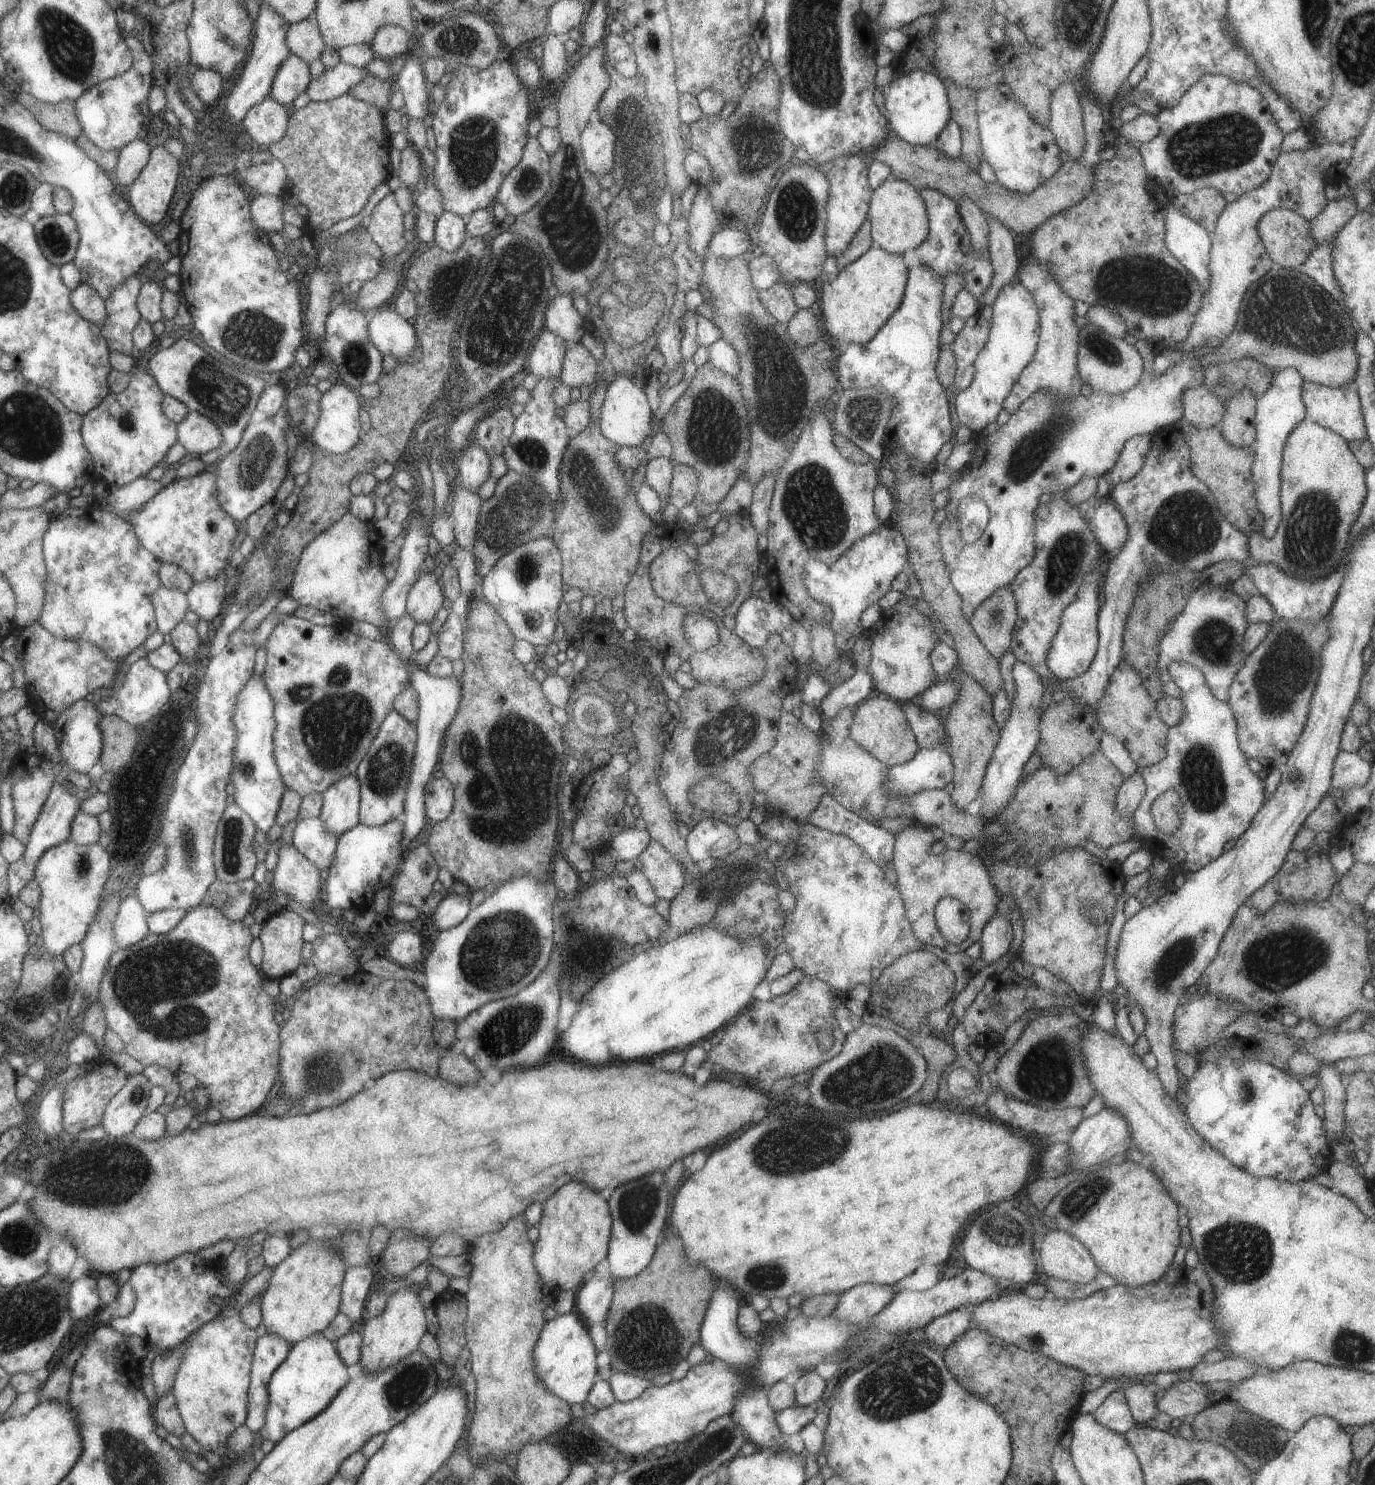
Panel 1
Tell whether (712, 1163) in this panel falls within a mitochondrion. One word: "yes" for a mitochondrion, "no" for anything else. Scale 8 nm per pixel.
no

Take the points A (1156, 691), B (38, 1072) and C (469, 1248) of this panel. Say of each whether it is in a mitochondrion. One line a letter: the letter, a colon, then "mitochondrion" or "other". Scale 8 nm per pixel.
A: other
B: other
C: other

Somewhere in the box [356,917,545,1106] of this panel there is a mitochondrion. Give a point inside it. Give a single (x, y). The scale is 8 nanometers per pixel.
(514, 1025)

